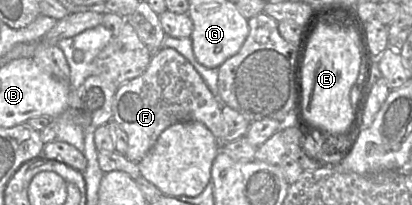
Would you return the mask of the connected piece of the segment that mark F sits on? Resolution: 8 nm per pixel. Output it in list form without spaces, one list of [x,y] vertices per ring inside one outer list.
[[[161,48],[151,57],[147,70],[120,86],[112,102],[112,121],[127,135],[127,159],[139,163],[159,135],[171,125],[196,121],[203,123],[221,144],[221,108],[203,78],[192,64],[172,48]]]

